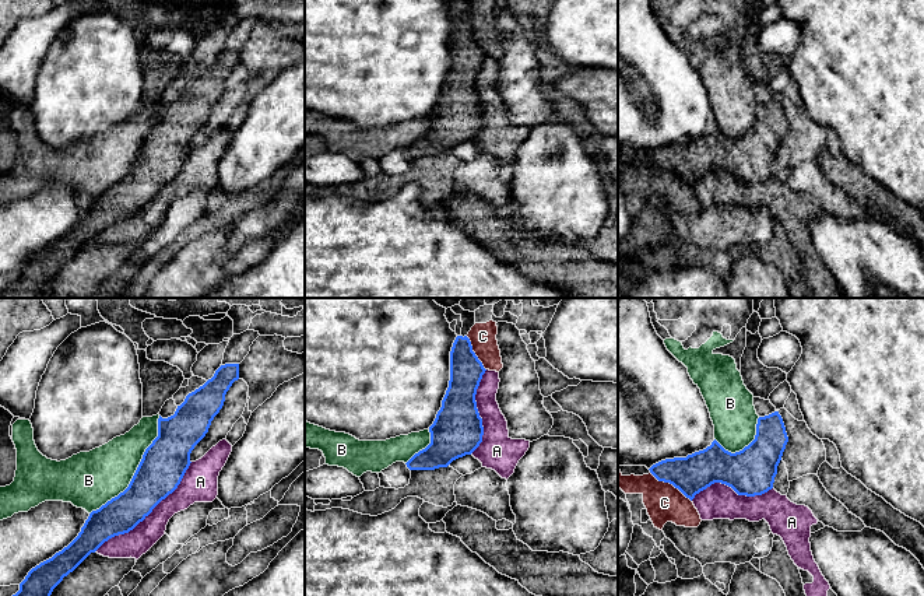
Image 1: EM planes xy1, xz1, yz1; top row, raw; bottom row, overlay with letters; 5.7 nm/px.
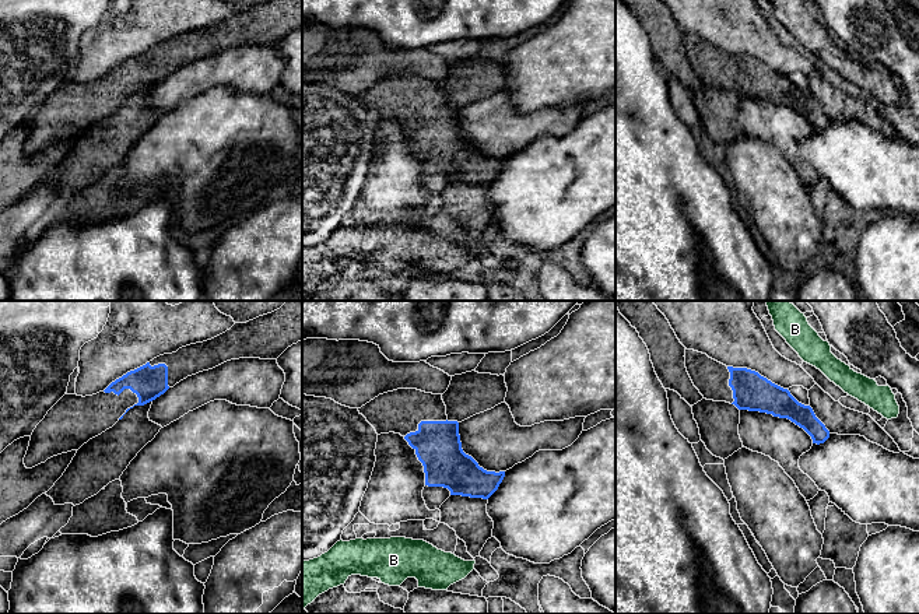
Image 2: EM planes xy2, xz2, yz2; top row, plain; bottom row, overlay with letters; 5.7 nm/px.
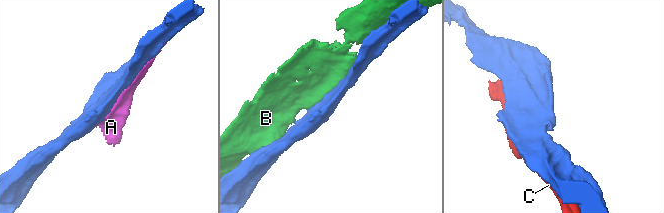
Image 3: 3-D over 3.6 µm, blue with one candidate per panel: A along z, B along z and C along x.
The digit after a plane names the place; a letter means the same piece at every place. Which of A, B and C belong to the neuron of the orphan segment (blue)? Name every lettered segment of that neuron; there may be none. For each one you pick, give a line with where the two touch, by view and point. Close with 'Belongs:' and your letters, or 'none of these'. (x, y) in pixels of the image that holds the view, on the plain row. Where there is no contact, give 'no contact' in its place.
Belongs: none of these

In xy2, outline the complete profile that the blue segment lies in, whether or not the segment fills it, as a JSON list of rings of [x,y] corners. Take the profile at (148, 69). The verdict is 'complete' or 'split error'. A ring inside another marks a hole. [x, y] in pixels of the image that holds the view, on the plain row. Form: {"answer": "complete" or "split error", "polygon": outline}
{"answer": "split error", "polygon": [[[267,0],[235,10],[225,20],[164,41],[127,59],[92,83],[64,81],[36,112],[24,144],[27,155],[78,137],[112,115],[134,92],[144,92],[187,63],[239,45],[277,46],[302,27],[302,0]]]}

